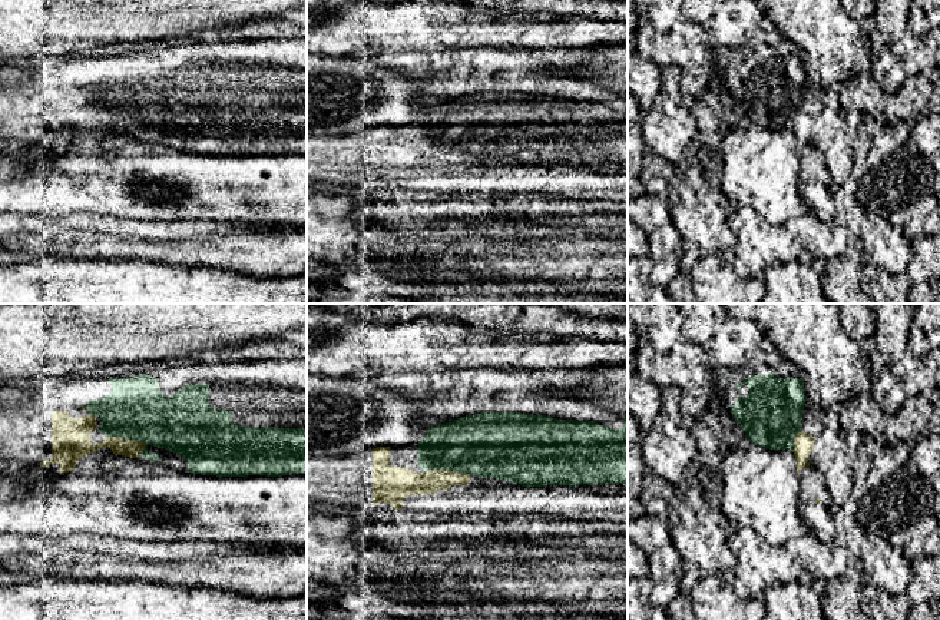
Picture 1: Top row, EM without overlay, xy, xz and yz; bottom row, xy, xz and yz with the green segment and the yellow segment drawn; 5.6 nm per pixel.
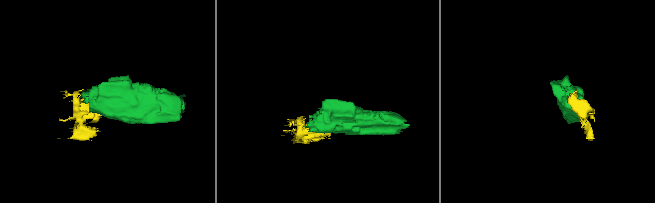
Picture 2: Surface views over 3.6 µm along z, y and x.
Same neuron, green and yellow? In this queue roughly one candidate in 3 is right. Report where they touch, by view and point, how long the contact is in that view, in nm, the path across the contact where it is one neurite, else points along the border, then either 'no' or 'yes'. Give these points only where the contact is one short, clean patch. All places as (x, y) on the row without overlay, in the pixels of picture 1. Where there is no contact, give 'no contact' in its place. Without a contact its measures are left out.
xy (126, 118) | 240 nm | yes

